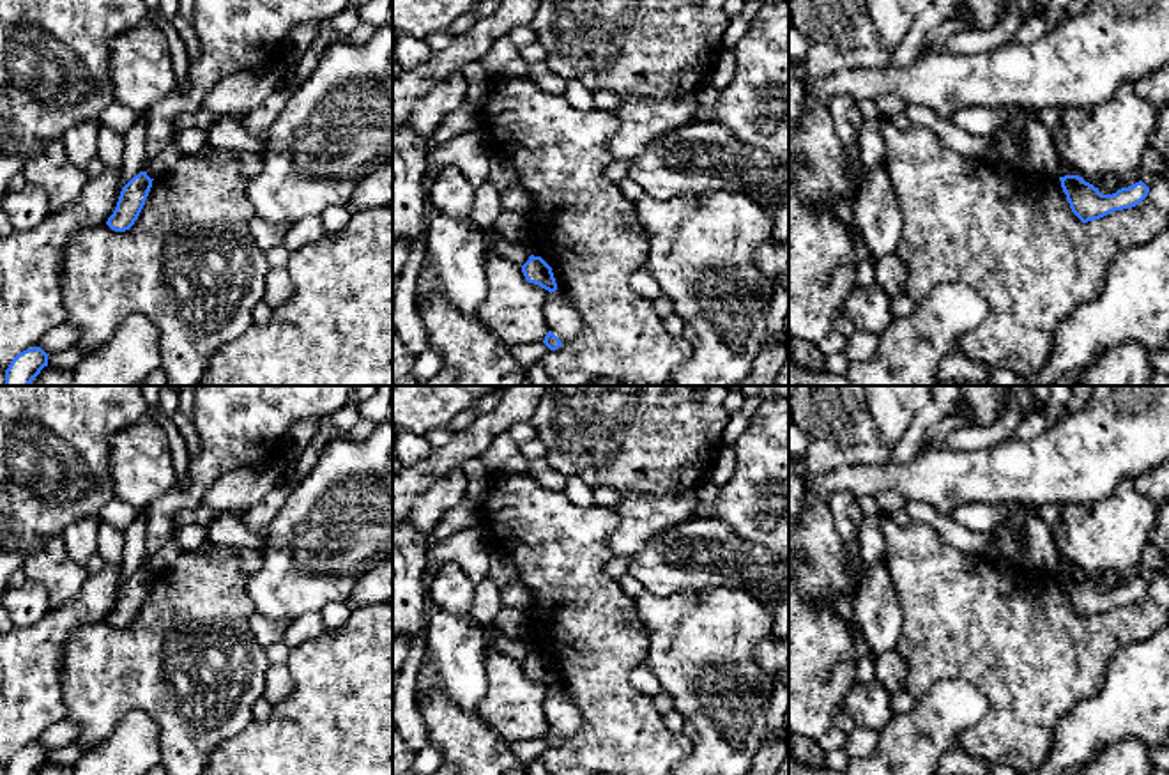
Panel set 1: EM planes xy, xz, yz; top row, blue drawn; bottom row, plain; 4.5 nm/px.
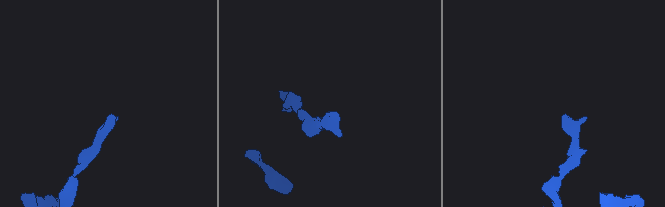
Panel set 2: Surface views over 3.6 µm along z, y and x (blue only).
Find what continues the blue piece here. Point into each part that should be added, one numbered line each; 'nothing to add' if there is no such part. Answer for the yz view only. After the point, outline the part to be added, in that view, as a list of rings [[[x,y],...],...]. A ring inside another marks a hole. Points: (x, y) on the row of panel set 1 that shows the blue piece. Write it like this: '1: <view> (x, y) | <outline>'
nothing to add

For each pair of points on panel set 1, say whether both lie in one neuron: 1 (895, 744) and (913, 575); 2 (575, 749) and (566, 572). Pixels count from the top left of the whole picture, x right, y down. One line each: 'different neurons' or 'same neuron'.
1: different neurons
2: same neuron

